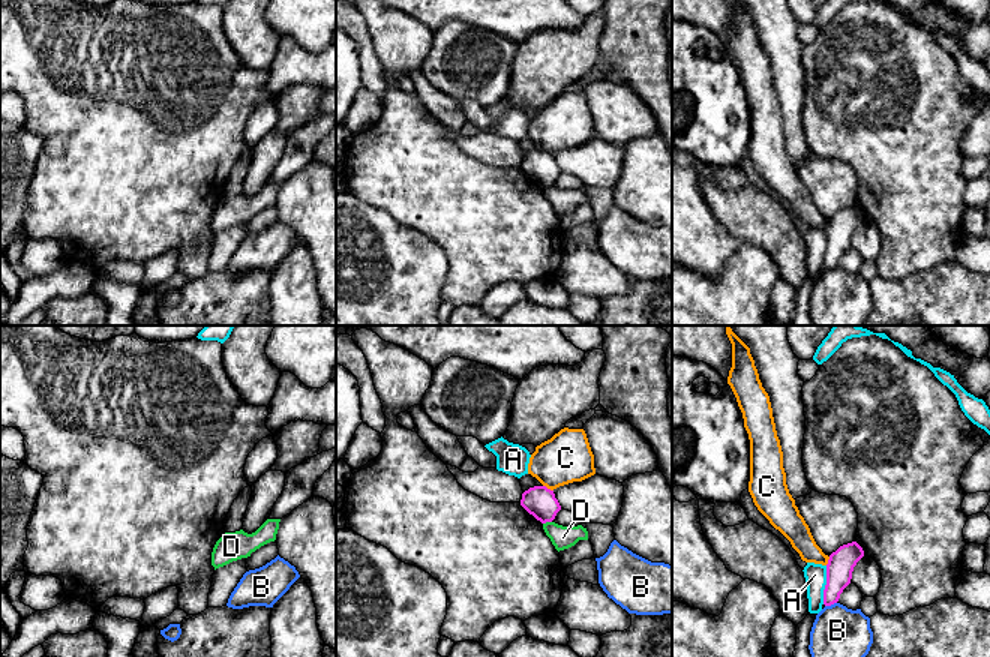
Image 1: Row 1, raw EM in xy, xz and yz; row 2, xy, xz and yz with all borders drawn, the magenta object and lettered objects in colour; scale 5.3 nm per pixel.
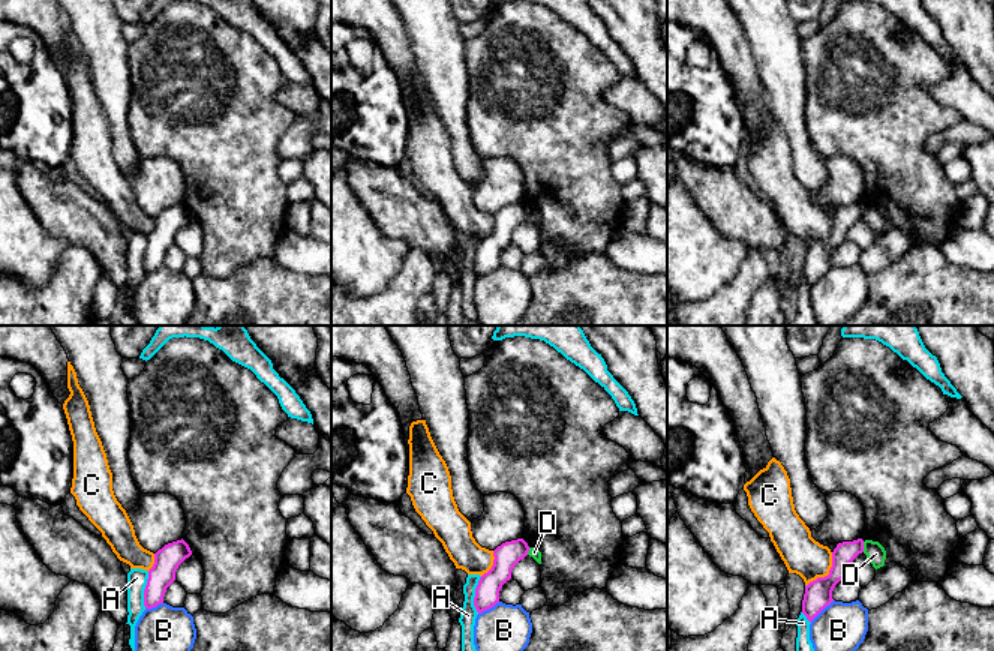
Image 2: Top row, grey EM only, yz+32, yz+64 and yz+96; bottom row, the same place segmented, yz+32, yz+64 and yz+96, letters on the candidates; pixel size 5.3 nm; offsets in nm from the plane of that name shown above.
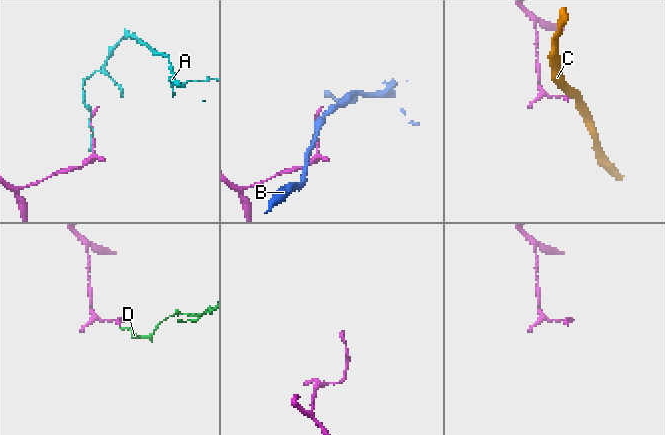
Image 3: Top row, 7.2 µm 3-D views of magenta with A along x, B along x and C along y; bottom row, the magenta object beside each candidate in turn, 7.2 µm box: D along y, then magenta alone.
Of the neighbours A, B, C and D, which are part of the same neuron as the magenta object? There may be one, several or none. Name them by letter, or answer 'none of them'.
none of them

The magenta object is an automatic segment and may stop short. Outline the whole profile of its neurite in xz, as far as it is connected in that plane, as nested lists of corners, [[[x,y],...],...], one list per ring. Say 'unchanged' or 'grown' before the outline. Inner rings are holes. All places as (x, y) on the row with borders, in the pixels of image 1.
unchanged | [[[534,486],[522,494],[520,506],[542,524],[552,522],[561,510],[554,490]]]

